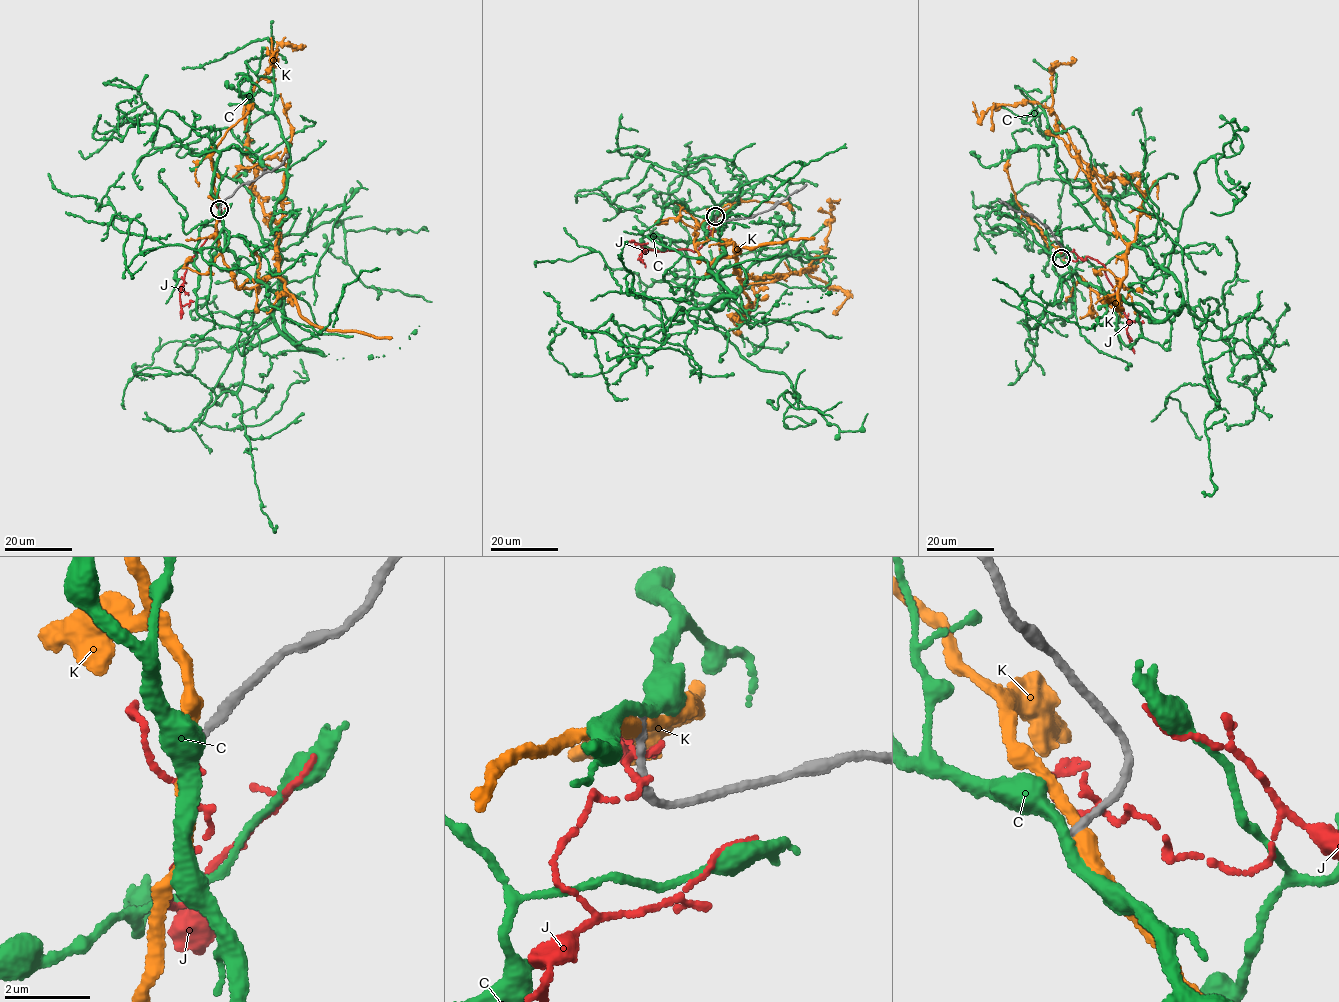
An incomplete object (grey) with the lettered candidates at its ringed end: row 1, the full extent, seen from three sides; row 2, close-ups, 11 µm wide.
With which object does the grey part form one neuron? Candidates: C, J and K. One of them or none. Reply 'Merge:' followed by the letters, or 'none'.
Merge: none

